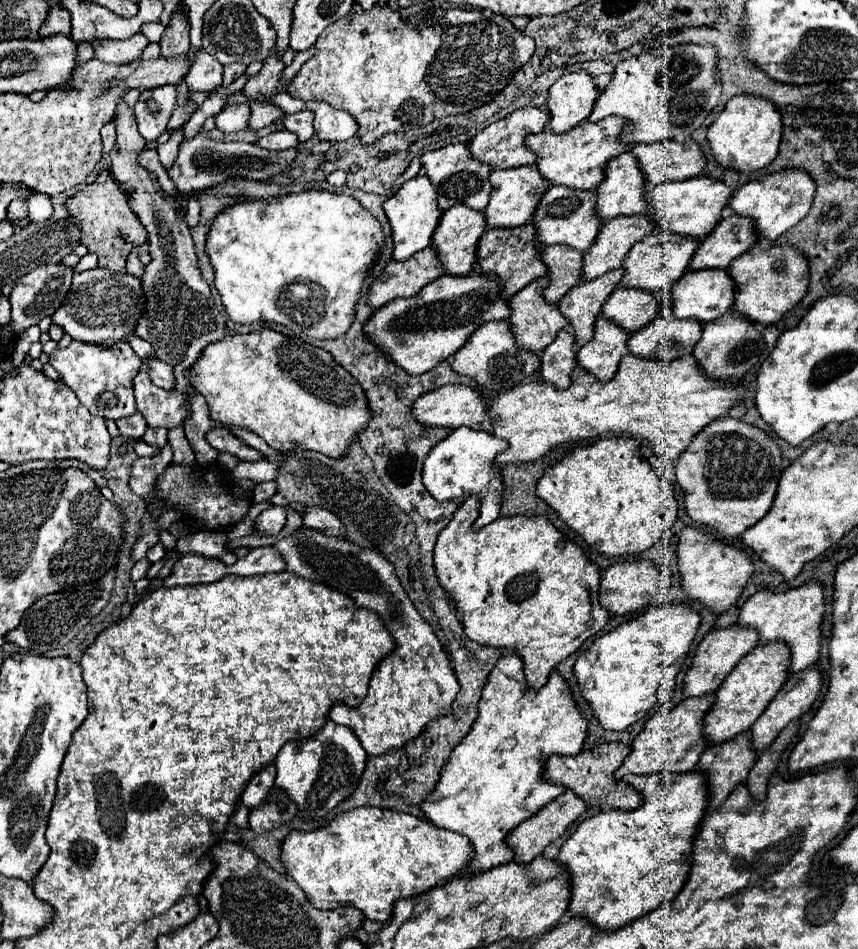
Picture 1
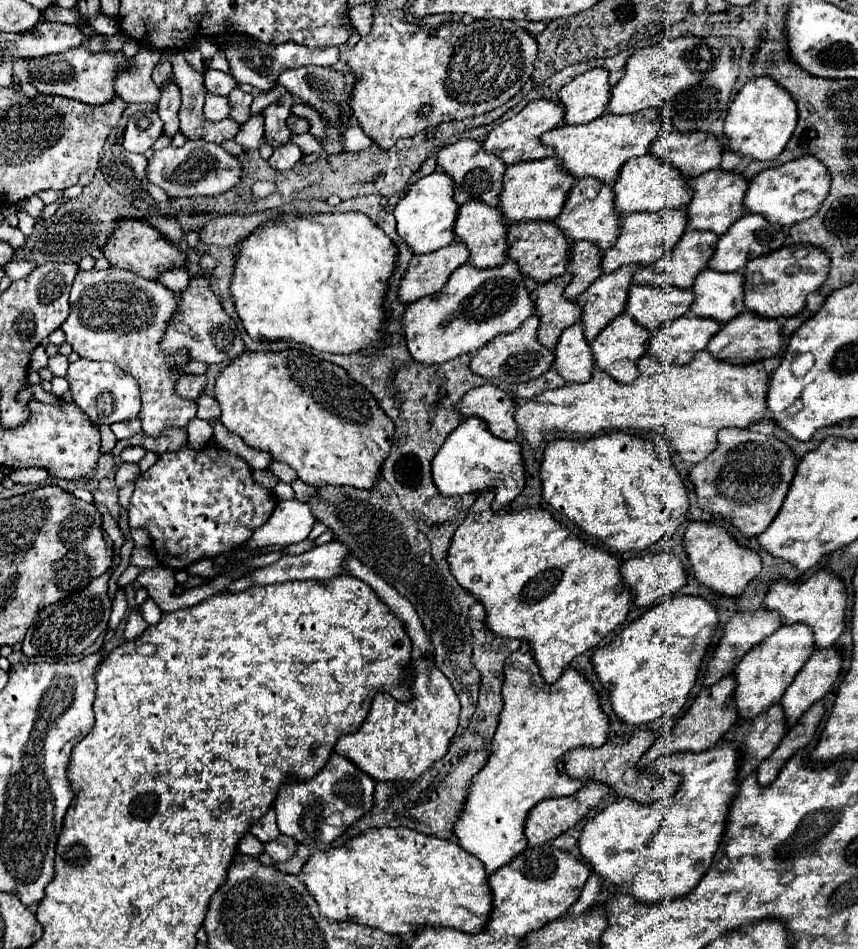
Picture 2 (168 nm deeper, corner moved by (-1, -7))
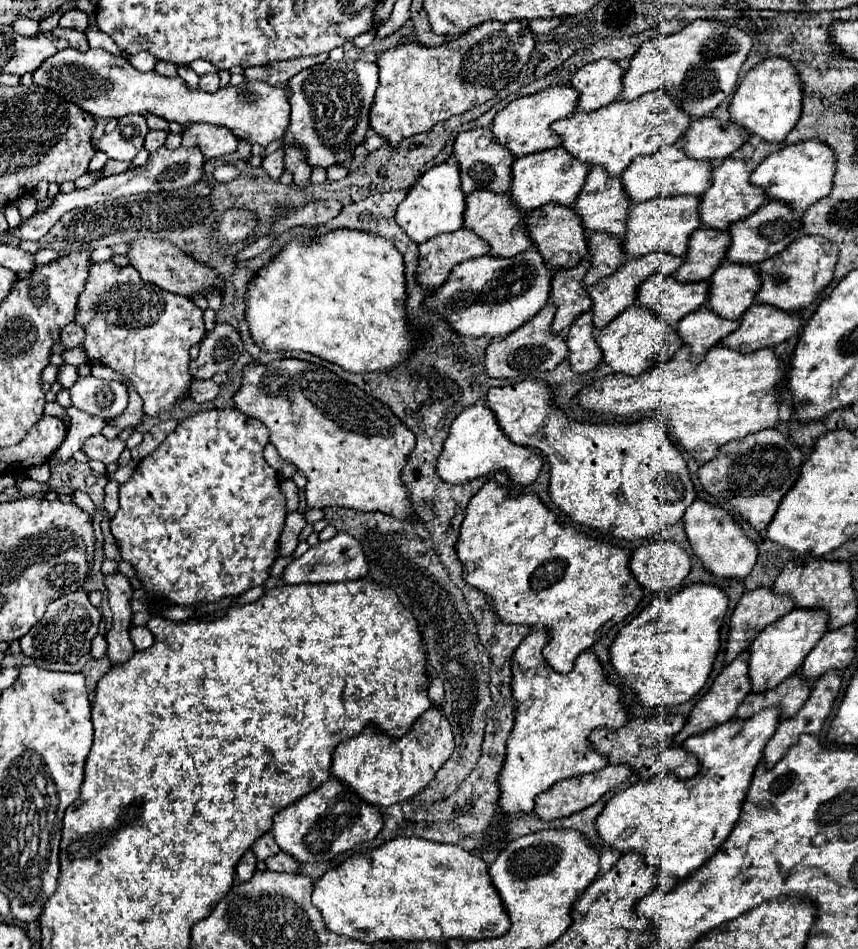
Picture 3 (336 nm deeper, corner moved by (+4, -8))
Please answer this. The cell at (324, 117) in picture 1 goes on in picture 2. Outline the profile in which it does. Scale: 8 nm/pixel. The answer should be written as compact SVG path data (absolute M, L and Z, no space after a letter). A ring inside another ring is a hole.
M354 125L354 127L348 127L342 131L340 145L344 147L344 151L360 151L360 149L370 147L372 139L358 125Z

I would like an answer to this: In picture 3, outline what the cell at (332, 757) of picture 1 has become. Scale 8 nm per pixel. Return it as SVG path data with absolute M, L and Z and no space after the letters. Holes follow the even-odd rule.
M331 778L325 784L321 784L321 788L317 788L315 792L283 808L275 816L271 832L285 854L293 856L297 862L317 864L329 862L339 854L345 854L347 850L355 848L357 844L373 840L381 828L383 816L379 808L361 802L355 792L351 792L339 780Z

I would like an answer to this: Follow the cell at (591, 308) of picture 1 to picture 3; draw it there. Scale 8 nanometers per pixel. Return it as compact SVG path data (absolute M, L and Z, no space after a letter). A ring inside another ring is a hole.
M651 252L651 254L641 256L641 258L627 260L613 276L607 276L607 278L599 280L597 284L589 286L589 294L593 298L593 324L595 324L595 328L597 330L605 328L615 316L619 316L625 308L629 308L631 304L635 304L639 284L645 282L651 274L659 272L659 274L671 276L681 264L683 264L683 258L681 256L669 256L667 252Z

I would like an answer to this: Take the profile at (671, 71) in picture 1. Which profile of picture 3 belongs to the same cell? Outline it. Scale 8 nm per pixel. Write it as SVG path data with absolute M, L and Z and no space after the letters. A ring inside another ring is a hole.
M695 20L675 34L653 38L653 40L647 40L639 46L637 54L631 58L629 70L625 72L621 98L629 102L629 100L639 98L645 92L663 88L669 96L673 96L679 102L679 106L691 118L711 116L713 110L735 90L739 70L741 70L743 62L747 60L747 54L749 54L751 48L753 48L753 38L745 30L741 30L737 26L731 26L731 24L721 24L721 22L715 22L715 20Z

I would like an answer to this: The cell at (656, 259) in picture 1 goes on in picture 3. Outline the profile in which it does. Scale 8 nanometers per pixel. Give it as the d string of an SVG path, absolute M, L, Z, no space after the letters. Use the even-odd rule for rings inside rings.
M699 228L689 240L685 264L673 274L679 282L709 280L729 250L729 230Z

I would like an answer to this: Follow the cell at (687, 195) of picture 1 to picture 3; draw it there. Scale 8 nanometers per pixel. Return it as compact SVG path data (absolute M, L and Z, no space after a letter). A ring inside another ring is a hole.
M725 158L717 168L713 168L713 184L701 196L701 206L699 206L703 226L717 228L717 230L727 230L731 224L735 224L737 220L745 220L759 206L765 204L765 200L767 200L765 192L761 192L761 188L753 188L749 176L751 176L751 170L747 168L745 160Z

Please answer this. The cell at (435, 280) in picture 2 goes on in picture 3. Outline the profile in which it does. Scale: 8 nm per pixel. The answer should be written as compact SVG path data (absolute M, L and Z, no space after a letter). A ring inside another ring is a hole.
M469 228L441 234L419 244L419 270L417 280L423 286L441 286L451 270L463 260L489 254L489 244Z

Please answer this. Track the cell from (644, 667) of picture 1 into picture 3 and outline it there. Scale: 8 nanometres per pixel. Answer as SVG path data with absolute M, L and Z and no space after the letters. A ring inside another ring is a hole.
M689 584L667 598L655 598L619 630L611 646L611 662L643 706L677 706L705 686L721 646L719 628L727 602L727 594L713 584Z

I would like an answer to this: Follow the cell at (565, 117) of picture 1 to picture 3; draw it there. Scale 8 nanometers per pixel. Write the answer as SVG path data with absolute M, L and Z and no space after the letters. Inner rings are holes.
M597 60L583 66L573 78L571 86L579 92L577 110L591 112L611 104L623 90L625 70L615 60Z

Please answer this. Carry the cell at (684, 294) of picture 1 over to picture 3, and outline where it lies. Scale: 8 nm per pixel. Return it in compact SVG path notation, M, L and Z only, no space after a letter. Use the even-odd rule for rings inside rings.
M727 260L711 276L709 308L723 318L739 320L755 302L761 276L755 266L729 264Z

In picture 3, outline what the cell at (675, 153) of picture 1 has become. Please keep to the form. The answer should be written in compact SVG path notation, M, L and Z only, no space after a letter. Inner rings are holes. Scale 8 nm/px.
M717 118L693 120L685 134L683 150L695 160L725 160L749 140L745 128L737 128L733 120L729 124Z

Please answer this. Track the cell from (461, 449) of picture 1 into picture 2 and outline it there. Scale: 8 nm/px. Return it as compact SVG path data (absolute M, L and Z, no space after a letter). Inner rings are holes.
M468 417L446 437L444 445L432 459L432 477L434 485L444 497L468 495L494 487L494 513L498 513L524 487L524 463L520 455L520 443L498 439L488 431L482 419Z

